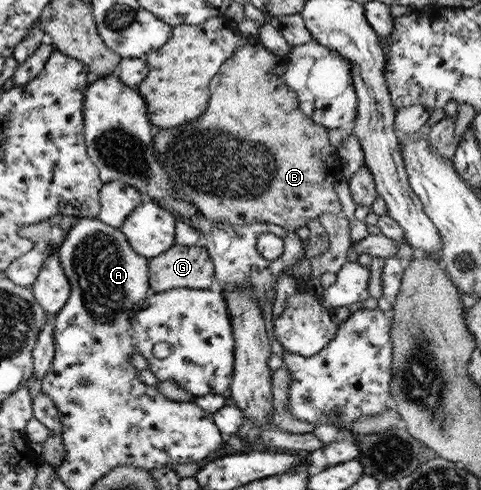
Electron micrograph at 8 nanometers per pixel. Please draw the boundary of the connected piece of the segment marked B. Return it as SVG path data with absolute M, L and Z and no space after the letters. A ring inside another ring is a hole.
M245 33L247 44L240 46L222 62L216 74L210 79L208 84L208 101L206 110L196 120L174 126L174 128L155 129L152 136L154 143L154 155L158 163L162 165L164 172L170 177L170 183L174 185L174 191L178 193L180 199L190 201L198 214L204 215L212 223L228 223L229 225L247 225L250 223L268 223L285 228L289 231L295 231L301 226L306 226L307 220L318 218L320 214L341 215L340 203L334 193L334 182L341 176L341 168L337 165L335 148L330 145L328 140L329 130L326 127L316 124L311 118L302 115L298 109L294 92L283 83L282 73L284 72L285 56L276 56L268 52L261 42L251 34Z

